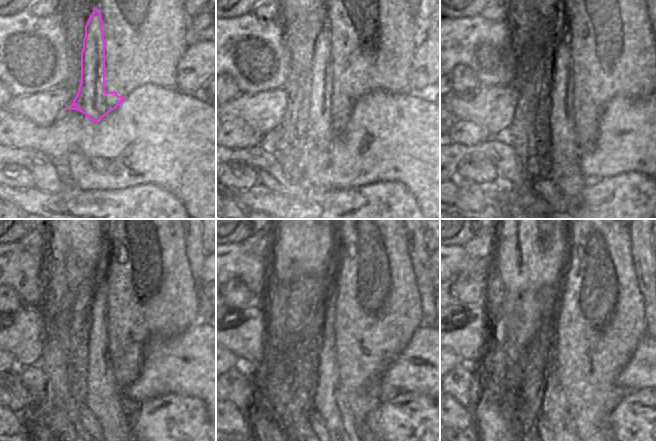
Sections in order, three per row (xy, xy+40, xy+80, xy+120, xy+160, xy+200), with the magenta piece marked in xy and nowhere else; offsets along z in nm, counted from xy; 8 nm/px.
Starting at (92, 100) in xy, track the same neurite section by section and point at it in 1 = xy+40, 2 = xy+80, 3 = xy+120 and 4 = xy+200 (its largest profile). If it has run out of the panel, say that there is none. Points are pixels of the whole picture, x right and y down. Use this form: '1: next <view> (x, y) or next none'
1: next xy+40 (329, 112)
2: next xy+80 (554, 121)
3: next xy+120 (104, 399)
4: next xy+200 (553, 405)

